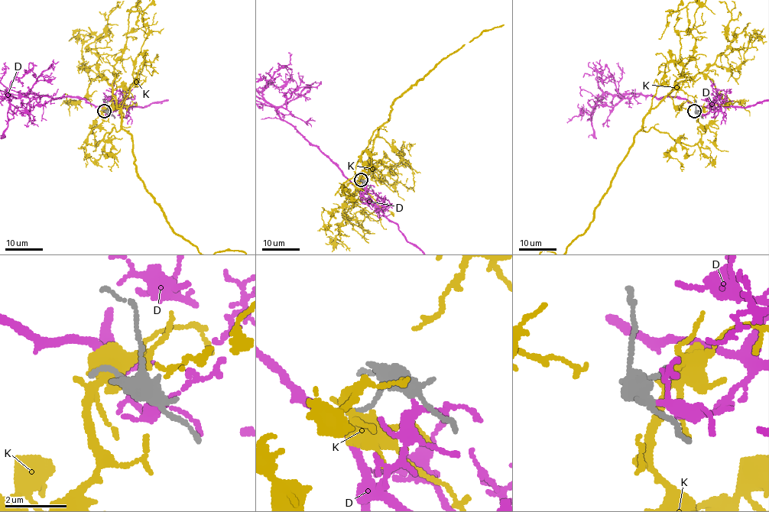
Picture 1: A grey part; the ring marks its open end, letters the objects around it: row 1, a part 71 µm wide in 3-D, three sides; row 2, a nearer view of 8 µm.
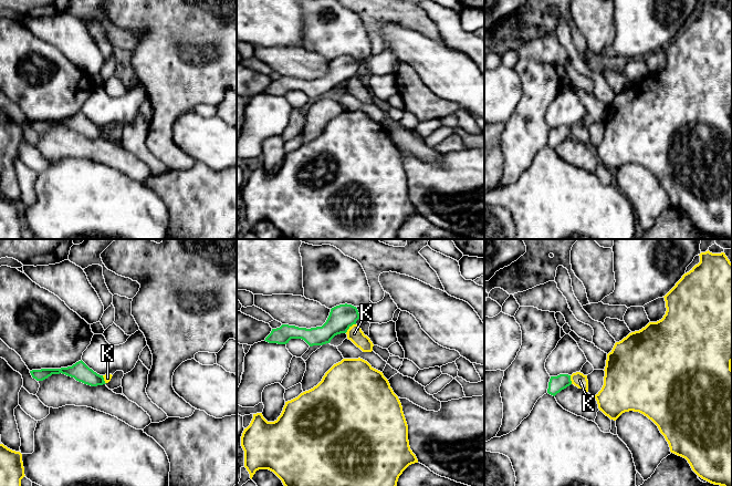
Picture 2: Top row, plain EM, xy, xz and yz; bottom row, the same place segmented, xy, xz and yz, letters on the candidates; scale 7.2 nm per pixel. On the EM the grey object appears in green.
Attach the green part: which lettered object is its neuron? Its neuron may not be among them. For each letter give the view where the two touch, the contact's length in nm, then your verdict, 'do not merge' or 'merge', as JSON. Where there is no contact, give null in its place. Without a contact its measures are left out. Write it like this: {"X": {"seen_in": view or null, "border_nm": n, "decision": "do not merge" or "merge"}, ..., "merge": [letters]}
{"D": {"seen_in": null, "decision": "do not merge"}, "K": {"seen_in": "xz", "border_nm": 100, "decision": "do not merge"}, "merge": []}

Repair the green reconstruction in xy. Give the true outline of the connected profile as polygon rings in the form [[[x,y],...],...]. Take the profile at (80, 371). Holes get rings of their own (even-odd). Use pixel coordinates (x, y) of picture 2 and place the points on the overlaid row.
[[[82,360],[73,364],[72,366],[61,369],[41,369],[30,371],[33,379],[36,381],[43,381],[52,374],[65,374],[74,378],[76,381],[91,386],[97,386],[106,384],[103,375],[97,374],[90,369]]]

